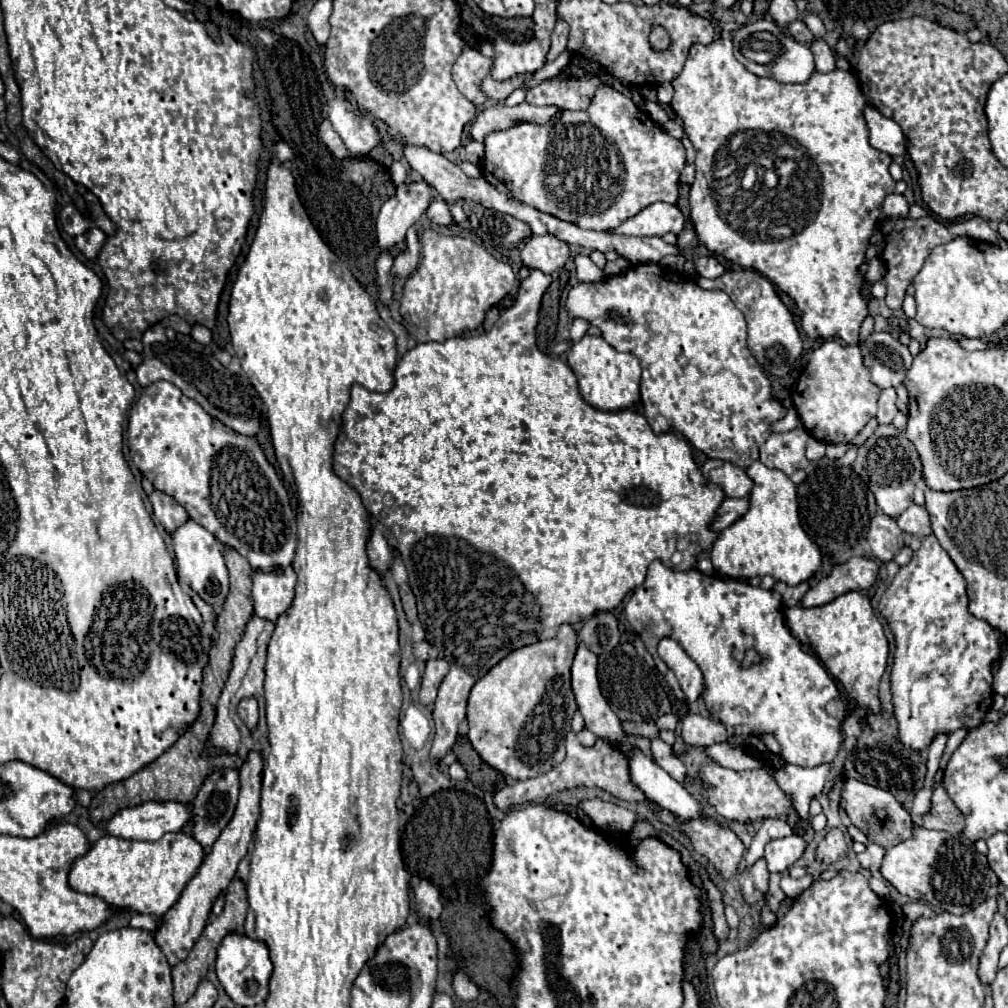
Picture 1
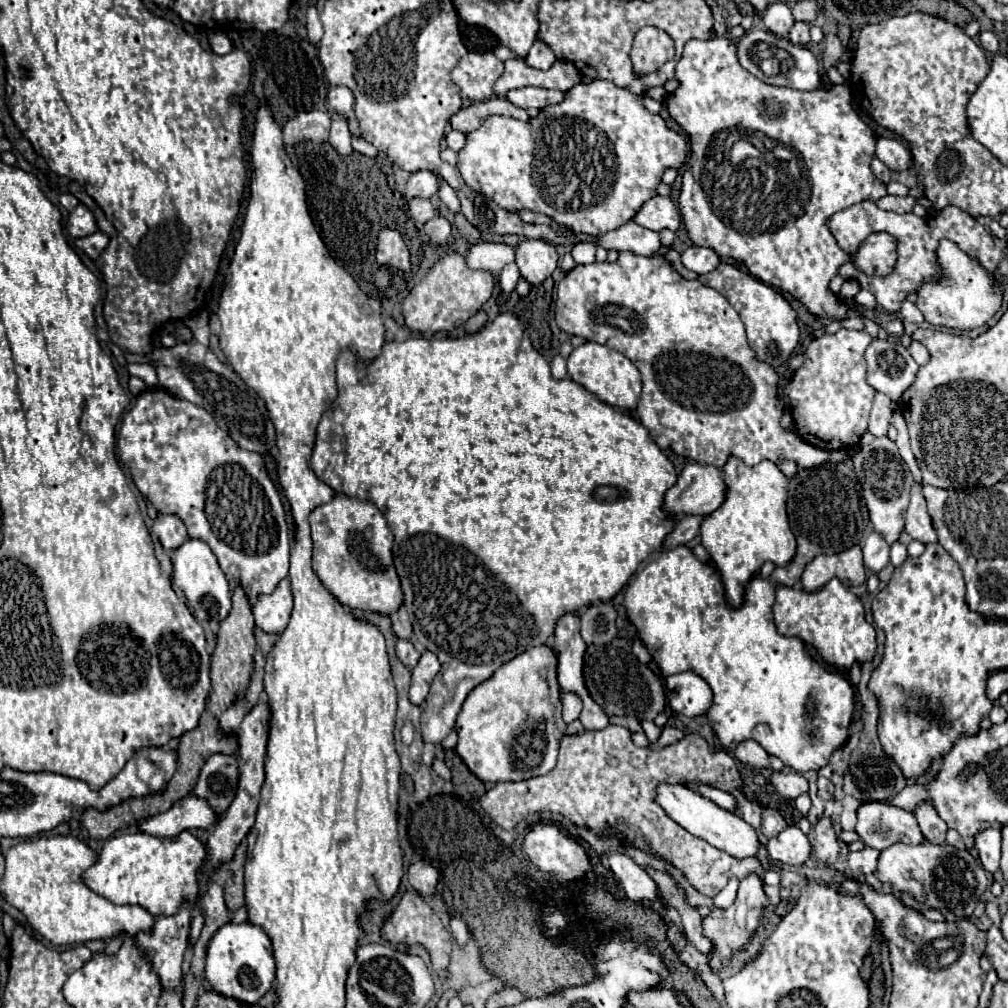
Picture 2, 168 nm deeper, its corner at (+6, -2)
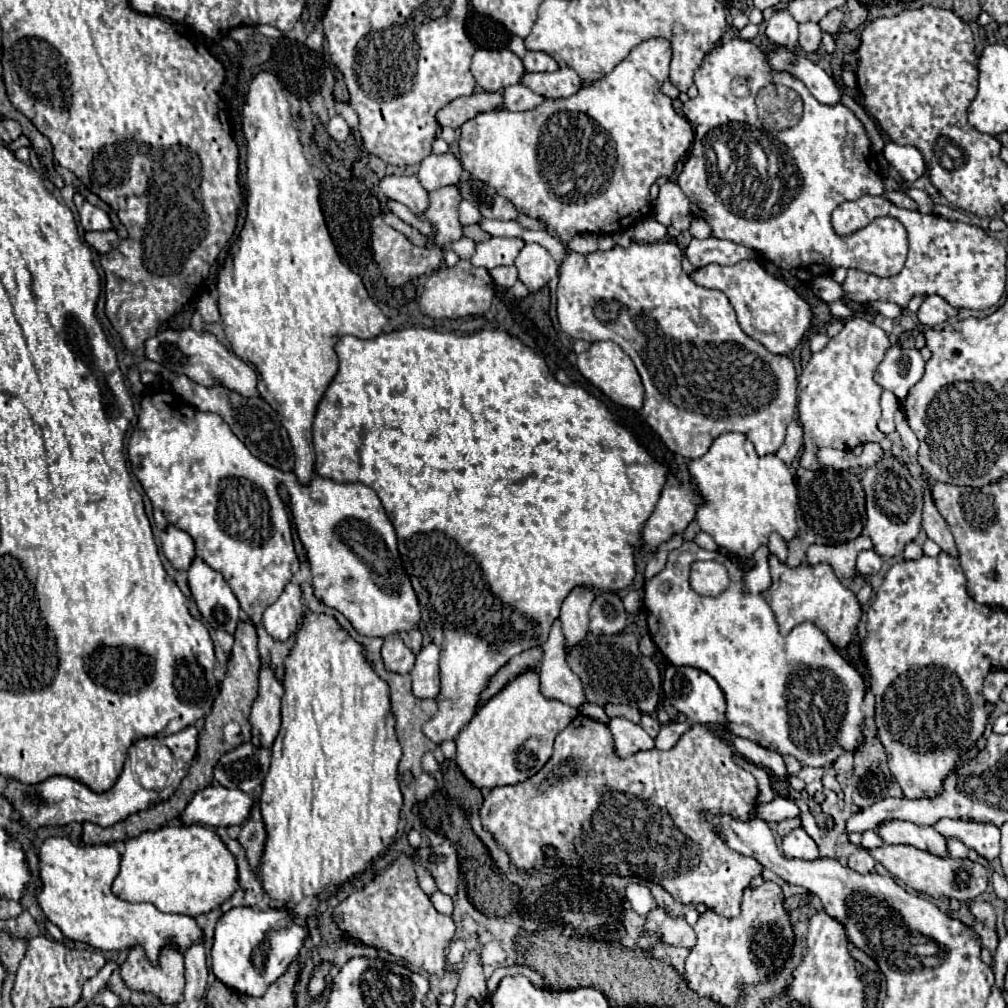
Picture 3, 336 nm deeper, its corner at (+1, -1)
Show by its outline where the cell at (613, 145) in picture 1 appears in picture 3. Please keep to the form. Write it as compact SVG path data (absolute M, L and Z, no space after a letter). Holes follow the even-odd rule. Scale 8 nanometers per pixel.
M652 38L642 44L638 44L608 76L600 78L592 86L582 88L570 98L564 100L544 100L538 108L526 110L526 112L508 112L508 110L492 110L492 112L482 112L476 114L472 120L462 124L462 138L460 138L460 162L468 170L472 178L478 178L480 182L492 186L498 194L508 198L518 212L524 212L528 216L538 216L546 220L548 230L552 230L554 236L558 236L564 244L568 244L576 234L614 234L614 232L624 232L630 228L632 220L642 220L650 214L652 202L650 202L650 186L656 182L660 176L672 176L676 170L678 158L686 154L694 140L692 126L688 124L686 118L682 118L674 106L672 100L662 92L664 80L668 80L668 66L670 66L670 42L664 38Z

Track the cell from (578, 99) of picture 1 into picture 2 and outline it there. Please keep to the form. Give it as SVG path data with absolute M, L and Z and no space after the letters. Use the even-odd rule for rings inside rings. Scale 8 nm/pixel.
M523 87L523 89L513 89L507 93L507 99L523 109L535 109L541 111L549 105L557 105L565 101L565 91L559 89L541 89L541 87Z

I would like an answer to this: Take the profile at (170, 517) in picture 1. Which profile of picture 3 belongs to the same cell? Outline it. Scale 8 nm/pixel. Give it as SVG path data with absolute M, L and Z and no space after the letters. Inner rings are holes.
M168 526L160 534L160 542L162 542L164 556L170 560L170 564L176 570L188 570L190 568L196 554L194 554L194 540L186 532L182 532L174 526Z

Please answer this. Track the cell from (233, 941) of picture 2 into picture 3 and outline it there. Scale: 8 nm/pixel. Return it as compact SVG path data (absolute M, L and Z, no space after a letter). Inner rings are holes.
M250 906L230 908L216 924L212 946L212 970L226 986L248 994L262 996L298 956L308 936L308 926L296 924L286 908L254 910Z

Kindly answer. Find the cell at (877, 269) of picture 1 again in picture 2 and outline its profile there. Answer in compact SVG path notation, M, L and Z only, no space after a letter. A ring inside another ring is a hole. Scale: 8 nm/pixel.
M846 280L840 290L842 299L852 299L860 291L860 285L856 280Z

